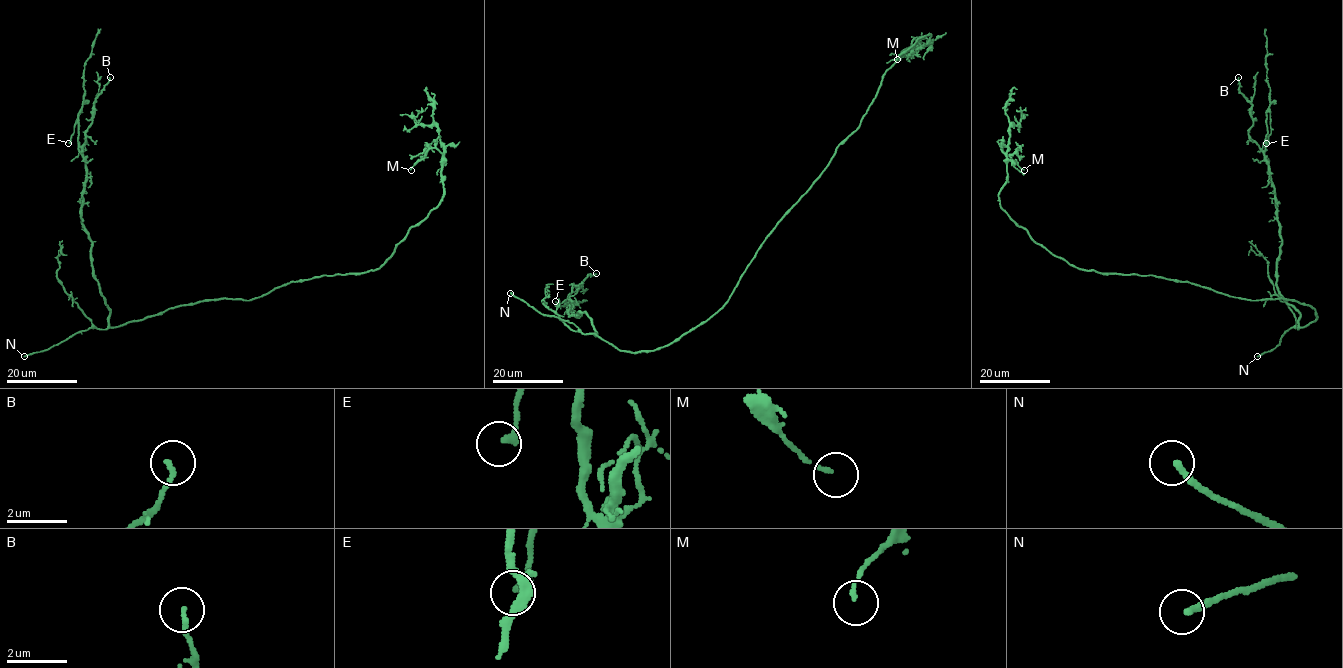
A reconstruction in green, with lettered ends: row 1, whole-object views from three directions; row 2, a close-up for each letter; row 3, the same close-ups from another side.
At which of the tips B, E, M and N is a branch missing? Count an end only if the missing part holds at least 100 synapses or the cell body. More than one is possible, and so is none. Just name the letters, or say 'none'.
N

